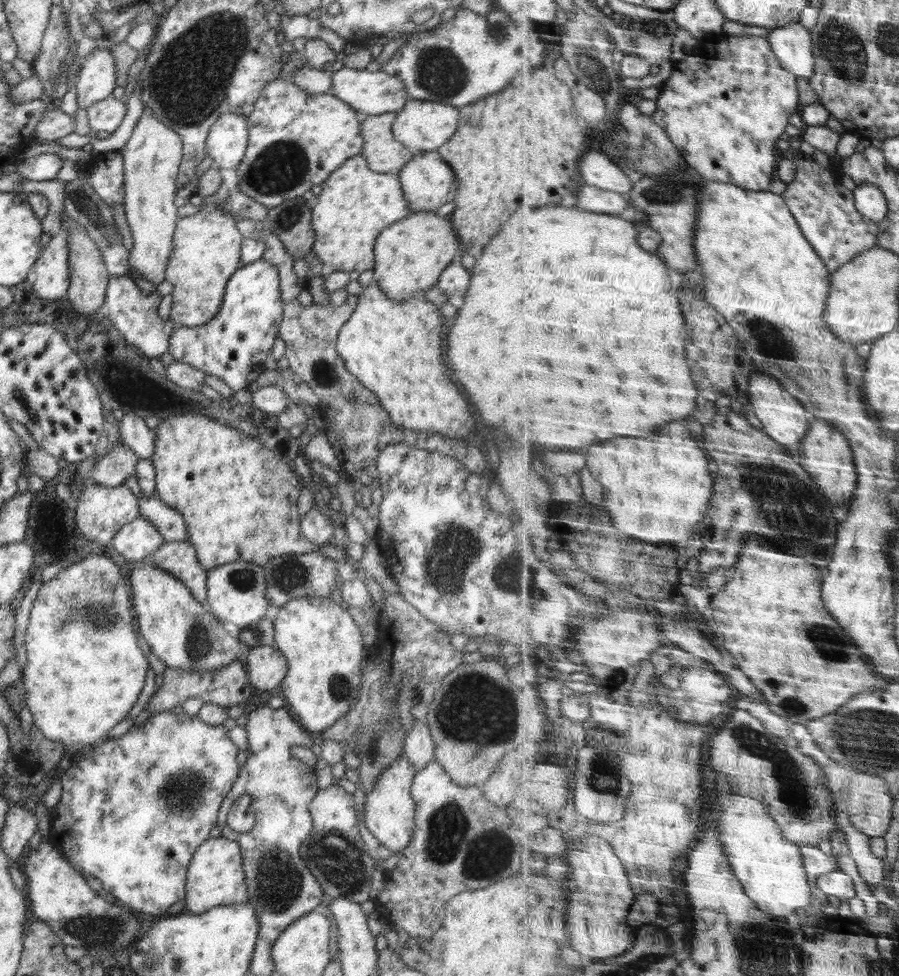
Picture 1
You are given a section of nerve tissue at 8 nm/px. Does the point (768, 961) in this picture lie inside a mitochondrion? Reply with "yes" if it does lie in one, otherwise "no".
yes

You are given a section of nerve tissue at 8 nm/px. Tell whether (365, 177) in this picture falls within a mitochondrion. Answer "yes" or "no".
no

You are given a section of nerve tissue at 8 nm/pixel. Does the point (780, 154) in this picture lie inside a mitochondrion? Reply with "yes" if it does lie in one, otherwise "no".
no

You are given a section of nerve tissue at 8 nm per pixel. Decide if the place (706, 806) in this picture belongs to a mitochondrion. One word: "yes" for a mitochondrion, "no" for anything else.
no

